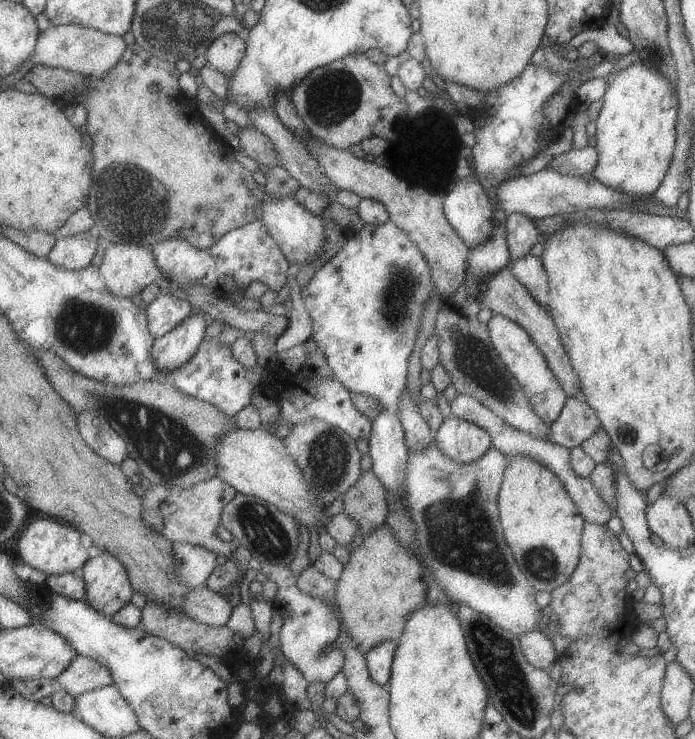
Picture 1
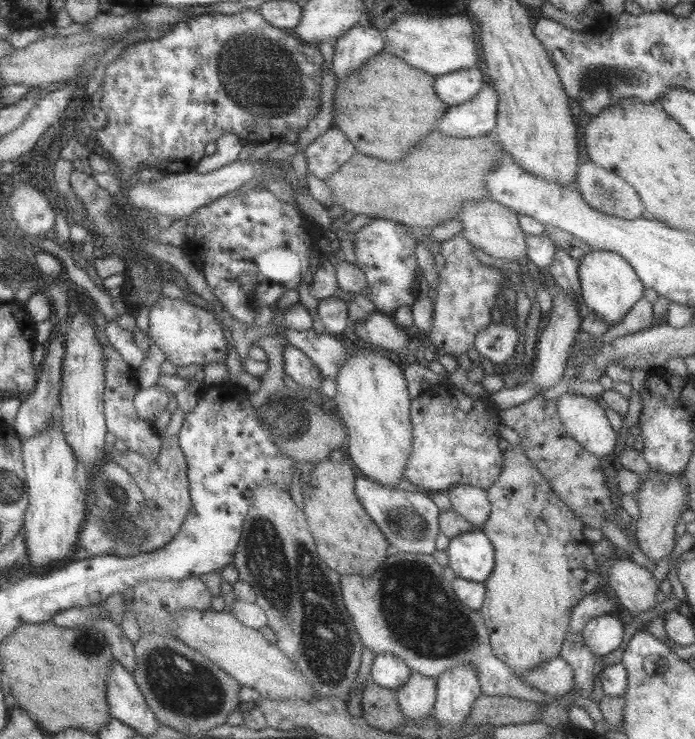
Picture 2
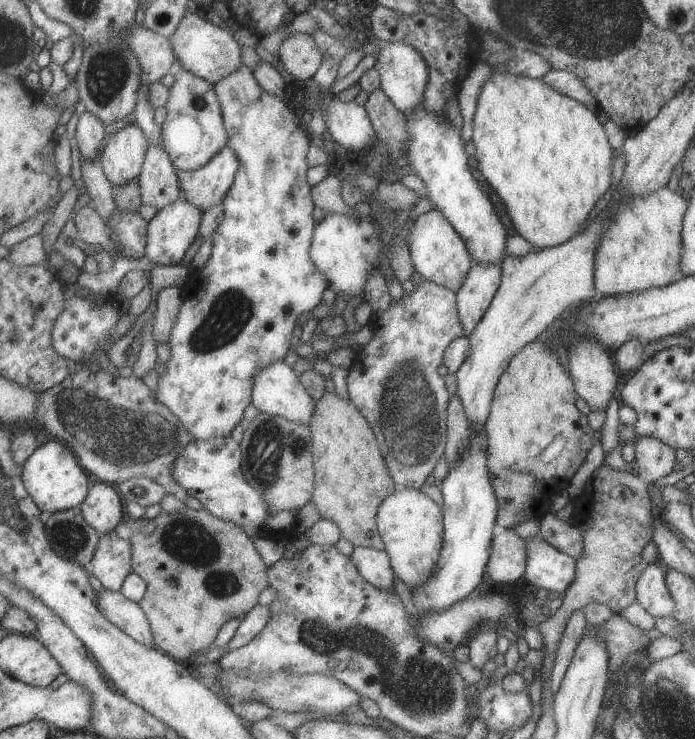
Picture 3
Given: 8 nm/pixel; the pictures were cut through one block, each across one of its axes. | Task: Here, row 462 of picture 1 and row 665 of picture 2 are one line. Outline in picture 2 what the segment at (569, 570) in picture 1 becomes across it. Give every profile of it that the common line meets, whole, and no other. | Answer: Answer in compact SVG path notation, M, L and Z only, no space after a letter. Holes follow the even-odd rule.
M509 446L503 452L501 474L489 486L487 498L491 504L491 514L479 530L487 536L495 550L495 566L491 576L485 580L485 602L479 614L489 630L489 646L493 656L507 664L515 674L527 674L529 670L559 656L563 640L569 632L573 608L579 604L579 600L599 590L597 556L593 556L591 548L587 548L585 538L581 536L581 522L571 514L563 500L559 500L549 482L529 462L519 446ZM537 524L545 524L547 534L541 534Z

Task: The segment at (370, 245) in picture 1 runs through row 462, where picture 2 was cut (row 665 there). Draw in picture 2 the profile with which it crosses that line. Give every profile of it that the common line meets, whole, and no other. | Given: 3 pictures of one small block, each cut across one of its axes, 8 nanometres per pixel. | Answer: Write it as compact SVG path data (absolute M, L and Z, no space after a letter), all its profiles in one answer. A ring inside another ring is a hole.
M389 652L377 654L371 664L373 664L371 666L371 680L383 688L389 688L389 690L401 688L411 676L411 668L403 660L397 660Z

